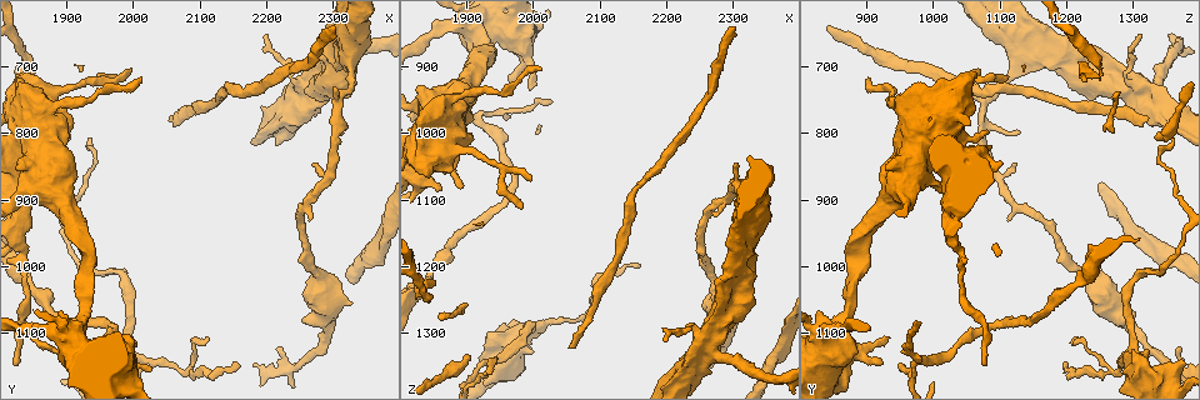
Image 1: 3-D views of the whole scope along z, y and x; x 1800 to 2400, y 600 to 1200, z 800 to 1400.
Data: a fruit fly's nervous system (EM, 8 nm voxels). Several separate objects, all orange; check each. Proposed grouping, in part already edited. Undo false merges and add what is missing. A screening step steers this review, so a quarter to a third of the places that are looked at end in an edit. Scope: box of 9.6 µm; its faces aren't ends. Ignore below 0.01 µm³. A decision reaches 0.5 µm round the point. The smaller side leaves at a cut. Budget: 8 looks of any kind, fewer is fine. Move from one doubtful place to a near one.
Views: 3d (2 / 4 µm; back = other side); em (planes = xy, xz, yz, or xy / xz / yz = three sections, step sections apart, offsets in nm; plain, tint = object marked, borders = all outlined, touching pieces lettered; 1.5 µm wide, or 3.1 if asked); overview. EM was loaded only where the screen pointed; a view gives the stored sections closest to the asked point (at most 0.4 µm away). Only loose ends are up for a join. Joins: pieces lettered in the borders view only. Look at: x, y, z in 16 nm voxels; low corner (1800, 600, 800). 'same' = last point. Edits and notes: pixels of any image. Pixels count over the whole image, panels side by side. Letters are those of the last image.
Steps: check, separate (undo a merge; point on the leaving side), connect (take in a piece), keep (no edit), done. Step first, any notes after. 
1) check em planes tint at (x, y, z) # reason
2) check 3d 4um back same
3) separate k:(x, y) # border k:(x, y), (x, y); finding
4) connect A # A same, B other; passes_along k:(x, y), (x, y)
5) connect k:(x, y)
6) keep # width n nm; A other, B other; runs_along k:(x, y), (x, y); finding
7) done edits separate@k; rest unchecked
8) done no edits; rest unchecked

check em planes borders at (2025, 1155, 950) # tapers out

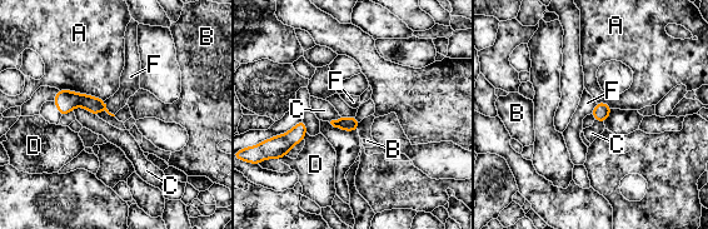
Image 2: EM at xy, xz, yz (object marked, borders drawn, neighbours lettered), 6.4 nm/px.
keep # A other, B other, C other, D other, F other; none of them fits

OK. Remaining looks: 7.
check em xz step 4 tint at (2080, 1160, 1270) # branch point

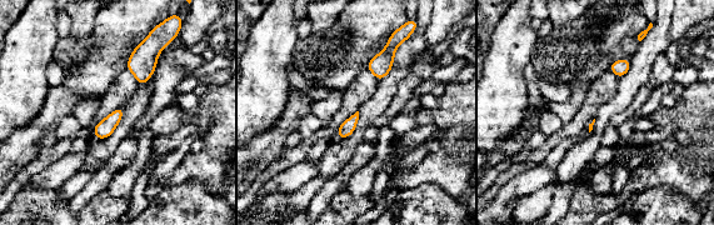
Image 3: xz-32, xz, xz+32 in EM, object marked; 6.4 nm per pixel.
check em planes borders same

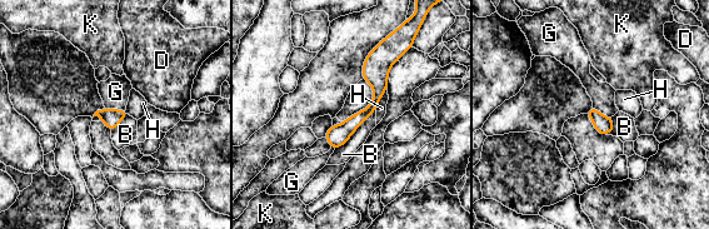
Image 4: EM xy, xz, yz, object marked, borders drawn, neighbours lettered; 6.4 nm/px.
keep # B other, D other, G other, H other, K other; runs_along 4:(378, 49), (378, 96), (333, 144); all the same neuron

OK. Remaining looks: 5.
check 3d 2um at (2200, 655, 1310) # thin end

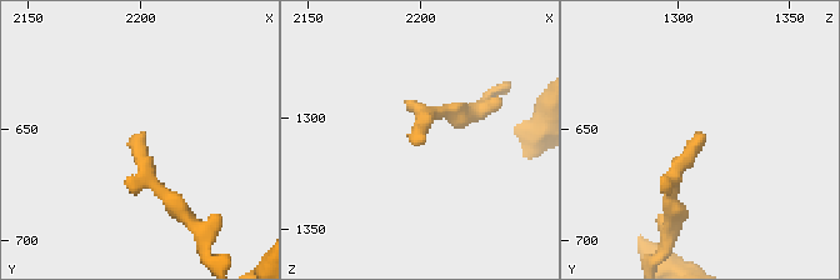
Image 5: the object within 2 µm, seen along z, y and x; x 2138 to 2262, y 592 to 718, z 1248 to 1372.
check em planes borders at (2200, 652, 1312) # now the EM

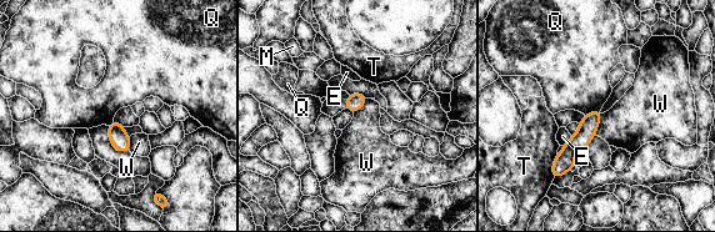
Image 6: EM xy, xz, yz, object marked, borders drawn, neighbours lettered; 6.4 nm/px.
keep # width 80 nm; E other, M other, Q other, T other, W other; border 6:(599, 110), (593, 110), (585, 116); none of them fits

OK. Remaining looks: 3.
done no edits; rest unchecked

